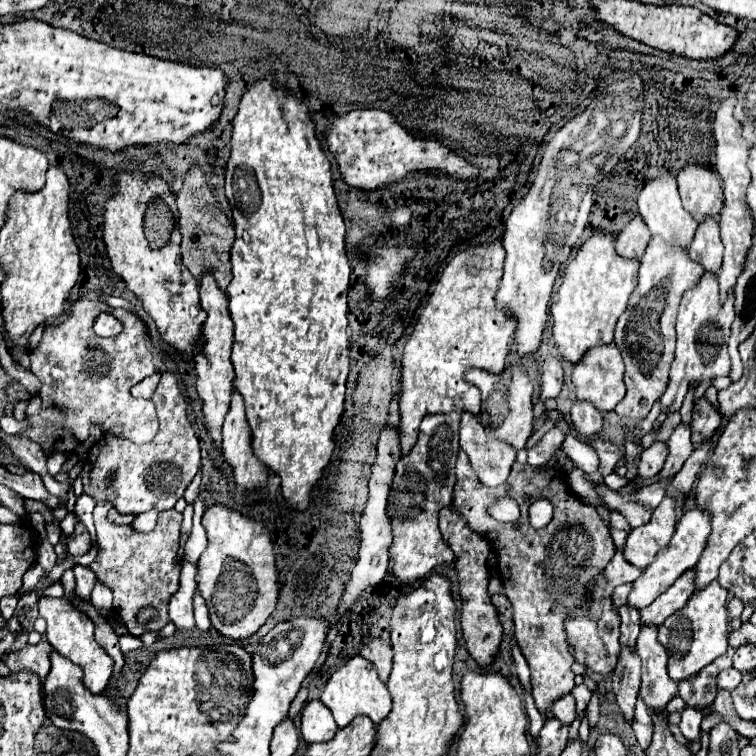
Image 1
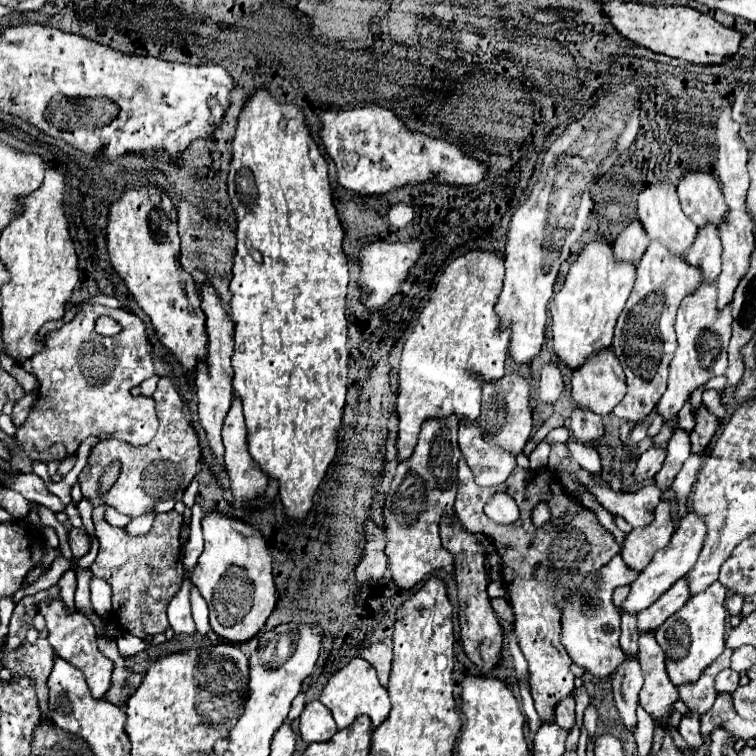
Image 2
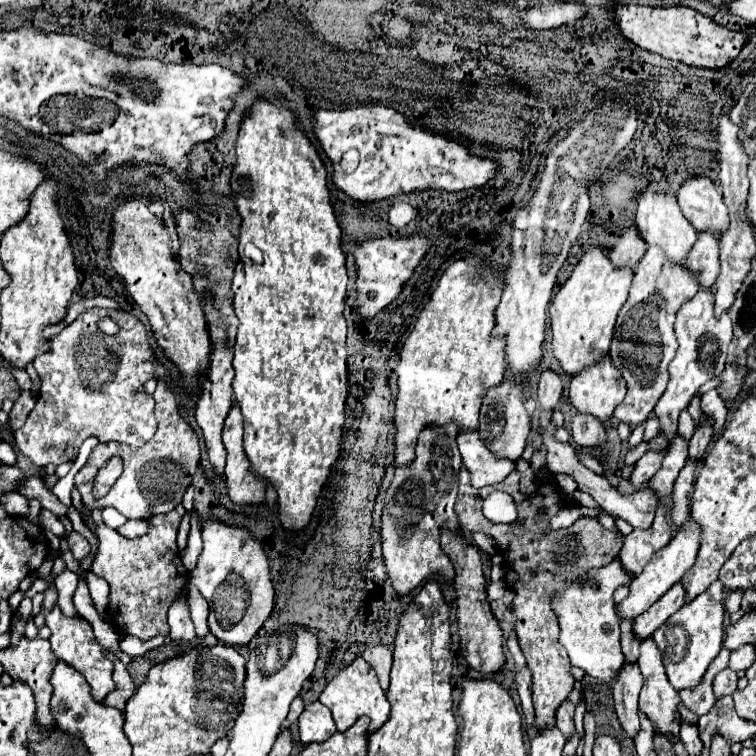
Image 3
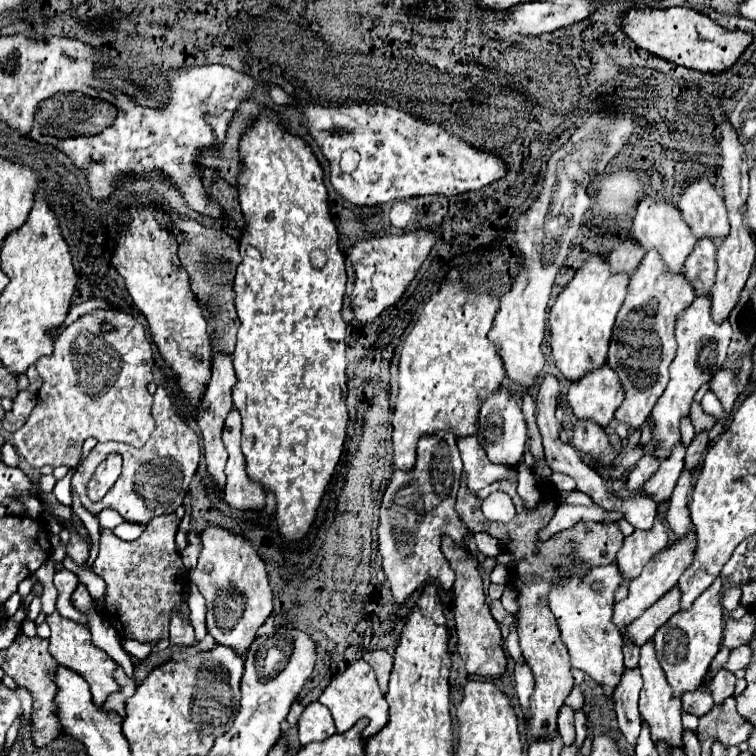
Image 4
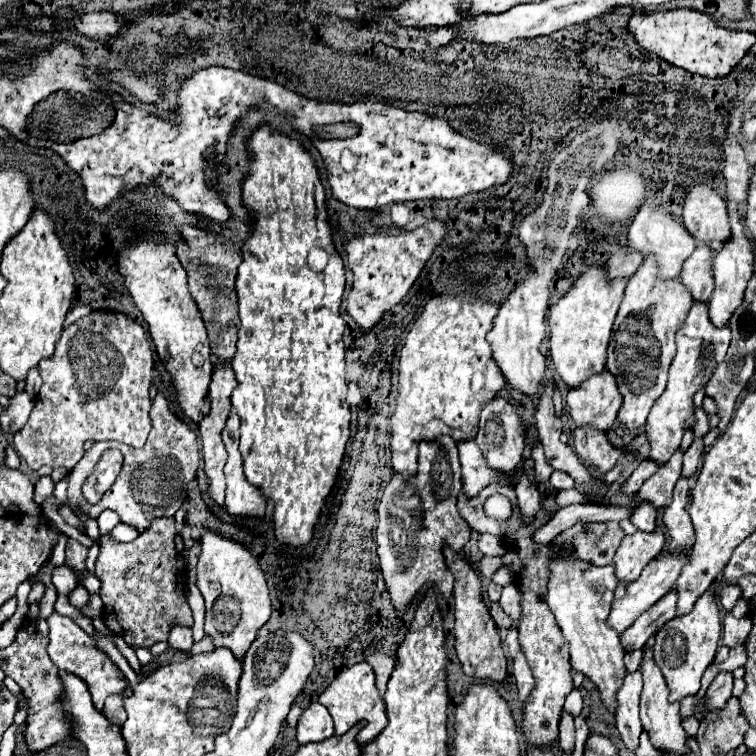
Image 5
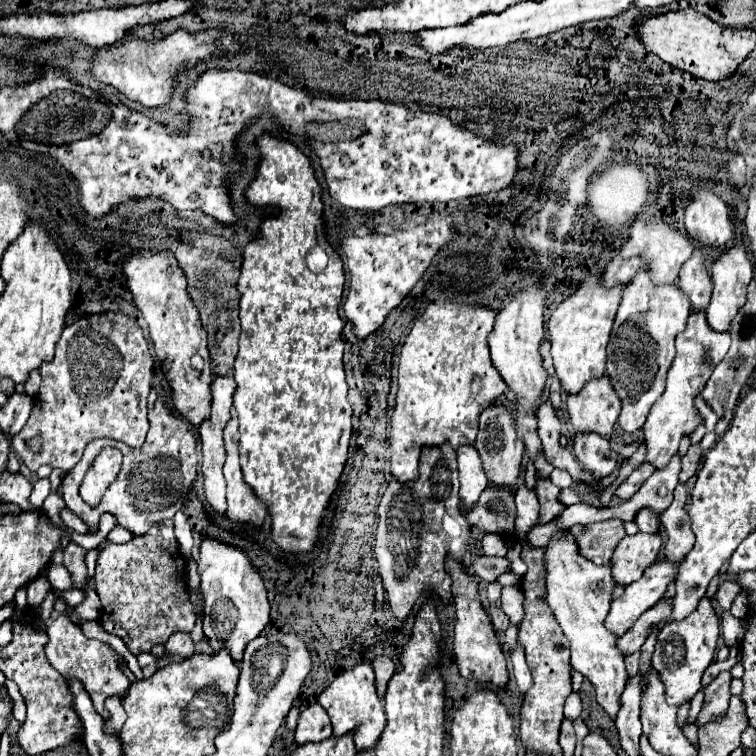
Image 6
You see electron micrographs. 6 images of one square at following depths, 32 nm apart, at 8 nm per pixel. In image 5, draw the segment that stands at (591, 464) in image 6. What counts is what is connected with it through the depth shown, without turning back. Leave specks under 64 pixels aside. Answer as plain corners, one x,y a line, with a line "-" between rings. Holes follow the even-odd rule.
576,428
572,434
572,446
588,468
602,474
612,470
620,456
620,450
608,442
606,434
596,432
596,428

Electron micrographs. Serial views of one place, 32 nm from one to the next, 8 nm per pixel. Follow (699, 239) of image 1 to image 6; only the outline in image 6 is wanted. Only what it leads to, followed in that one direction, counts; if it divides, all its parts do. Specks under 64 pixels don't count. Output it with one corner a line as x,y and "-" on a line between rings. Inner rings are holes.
696,248
690,260
686,260
680,270
680,288
690,296
692,310
706,308
710,304
712,276
708,272
708,264
708,250

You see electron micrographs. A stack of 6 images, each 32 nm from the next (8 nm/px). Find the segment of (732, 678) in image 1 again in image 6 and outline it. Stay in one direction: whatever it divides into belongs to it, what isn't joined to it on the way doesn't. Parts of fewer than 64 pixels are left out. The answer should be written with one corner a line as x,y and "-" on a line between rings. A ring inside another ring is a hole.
720,672
712,684
706,688
704,694
704,706
696,718
698,726
708,724
714,718
720,718
726,710
728,710
728,700
730,700
730,682
732,682
732,674
730,672

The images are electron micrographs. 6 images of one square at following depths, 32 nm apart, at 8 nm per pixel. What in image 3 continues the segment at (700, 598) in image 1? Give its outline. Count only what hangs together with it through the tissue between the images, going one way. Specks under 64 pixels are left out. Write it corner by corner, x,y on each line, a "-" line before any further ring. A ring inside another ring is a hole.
716,580
706,592
696,596
696,600
684,604
672,618
668,618
656,632
654,640
662,650
662,662
668,674
670,684
676,690
692,688
700,682
710,662
724,648
724,586

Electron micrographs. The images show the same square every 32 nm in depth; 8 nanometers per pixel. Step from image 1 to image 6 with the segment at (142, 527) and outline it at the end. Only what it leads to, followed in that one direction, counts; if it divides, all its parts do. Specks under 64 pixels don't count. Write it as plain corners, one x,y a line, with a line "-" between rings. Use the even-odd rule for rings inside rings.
120,524
106,536
108,542
116,542
116,544
124,544
128,540
132,540
132,532
128,532
128,528
120,528

